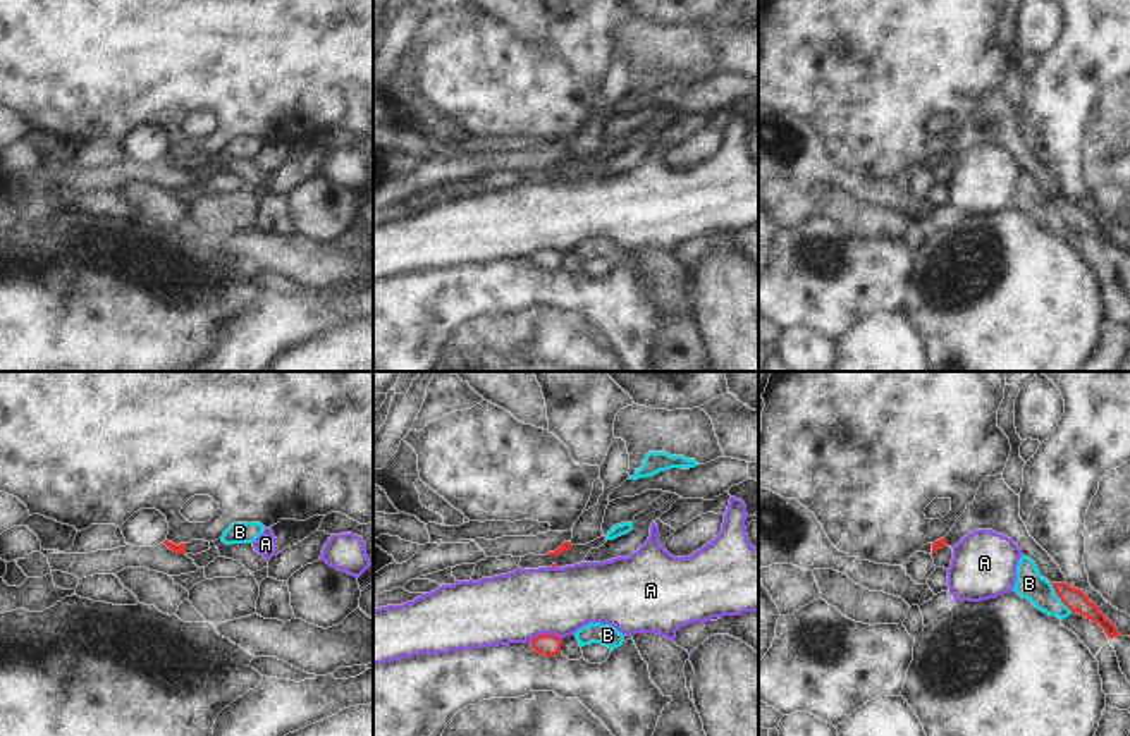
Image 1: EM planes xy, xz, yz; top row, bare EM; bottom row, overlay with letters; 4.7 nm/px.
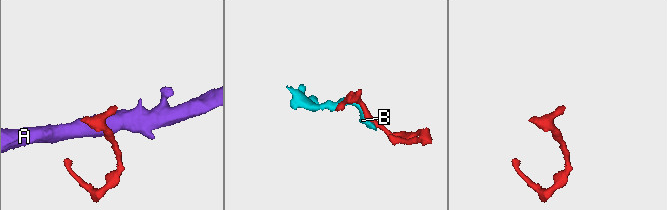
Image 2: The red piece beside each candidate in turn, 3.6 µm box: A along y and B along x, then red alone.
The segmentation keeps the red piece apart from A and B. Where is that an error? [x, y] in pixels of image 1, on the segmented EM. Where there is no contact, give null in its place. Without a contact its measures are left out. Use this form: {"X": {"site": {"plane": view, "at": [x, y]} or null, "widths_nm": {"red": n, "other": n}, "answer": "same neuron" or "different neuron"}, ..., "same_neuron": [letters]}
{"A": {"site": {"plane": "xz", "at": [546, 635]}, "widths_nm": {"red": 110, "other": 320}, "answer": "different neuron"}, "B": {"site": {"plane": "yz", "at": [1058, 595]}, "widths_nm": {"red": 100, "other": 130}, "answer": "different neuron"}, "same_neuron": []}

